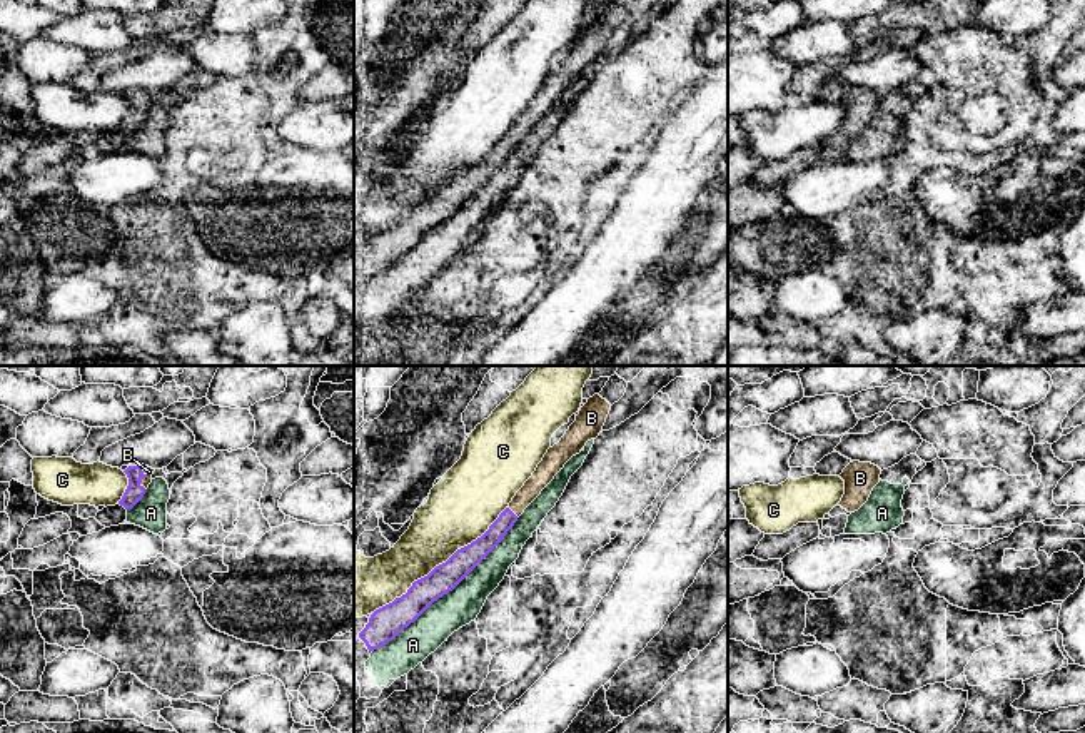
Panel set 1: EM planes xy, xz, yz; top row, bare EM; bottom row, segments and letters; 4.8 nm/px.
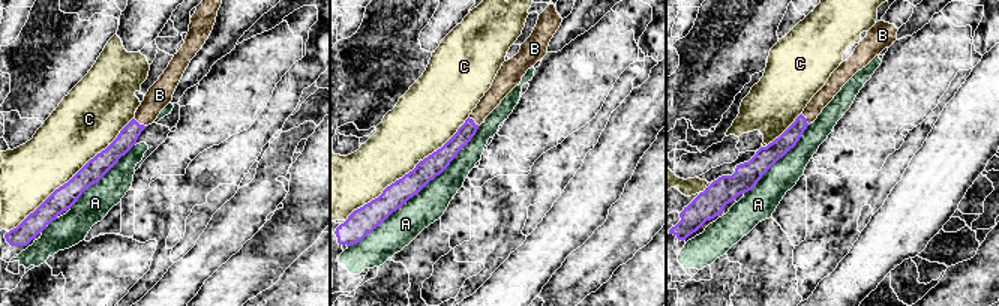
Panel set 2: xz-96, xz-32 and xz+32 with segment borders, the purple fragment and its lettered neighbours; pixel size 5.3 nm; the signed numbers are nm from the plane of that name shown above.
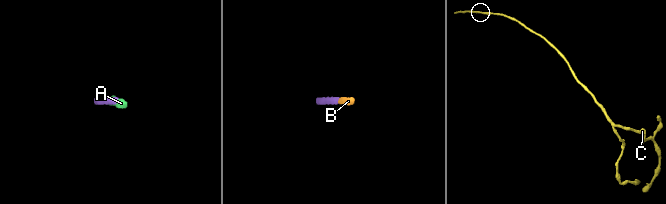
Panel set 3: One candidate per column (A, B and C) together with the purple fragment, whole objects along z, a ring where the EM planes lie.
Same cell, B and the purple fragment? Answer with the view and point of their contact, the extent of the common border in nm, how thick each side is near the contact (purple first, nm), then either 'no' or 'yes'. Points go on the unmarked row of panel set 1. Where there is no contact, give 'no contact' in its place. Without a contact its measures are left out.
contact xy (144, 102); length 120 nm; calibres 90 and 50 nm; yes

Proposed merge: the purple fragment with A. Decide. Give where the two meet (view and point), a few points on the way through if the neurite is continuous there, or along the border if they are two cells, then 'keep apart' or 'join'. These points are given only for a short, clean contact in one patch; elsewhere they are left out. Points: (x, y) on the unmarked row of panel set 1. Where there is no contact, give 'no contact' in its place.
contact xz (448, 217); keep apart

